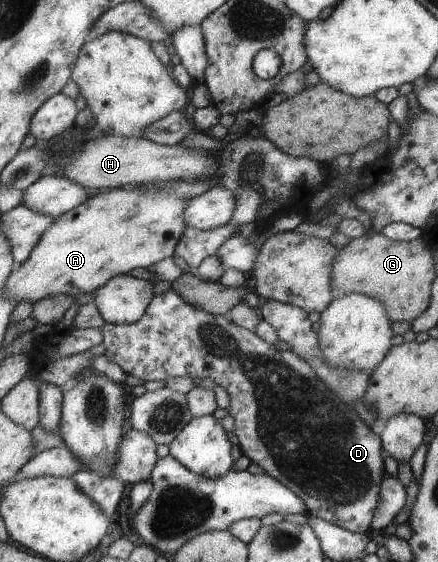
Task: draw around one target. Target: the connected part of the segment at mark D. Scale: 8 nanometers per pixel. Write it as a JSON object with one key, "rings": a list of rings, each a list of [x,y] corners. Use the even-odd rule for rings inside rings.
{"rings":[[[171,288],[167,292],[156,295],[155,299],[152,300],[150,306],[148,306],[146,314],[142,316],[141,320],[136,323],[110,323],[103,327],[103,335],[105,336],[103,345],[106,348],[103,356],[119,365],[127,375],[133,375],[143,381],[150,380],[168,380],[168,378],[178,377],[189,377],[194,381],[201,381],[205,378],[209,378],[214,381],[217,385],[222,386],[226,392],[230,395],[231,403],[228,408],[228,412],[234,418],[235,421],[235,435],[239,439],[239,446],[241,452],[246,455],[251,461],[257,463],[267,474],[274,476],[277,480],[280,480],[282,484],[286,484],[288,488],[294,490],[298,496],[302,497],[308,511],[314,516],[320,516],[332,524],[336,524],[345,530],[362,533],[364,535],[372,532],[372,522],[375,520],[376,508],[380,505],[380,484],[384,481],[385,464],[384,454],[385,449],[383,441],[378,433],[375,433],[372,427],[368,426],[360,414],[354,410],[354,406],[346,404],[338,398],[338,394],[334,394],[330,388],[326,388],[318,374],[314,372],[311,364],[308,364],[307,360],[300,358],[296,352],[278,350],[276,346],[266,342],[256,334],[256,331],[247,330],[242,326],[236,324],[230,318],[230,315],[222,314],[211,314],[204,310],[204,308],[196,308],[195,305],[189,304],[184,300],[184,296],[180,296],[175,289]]]}

